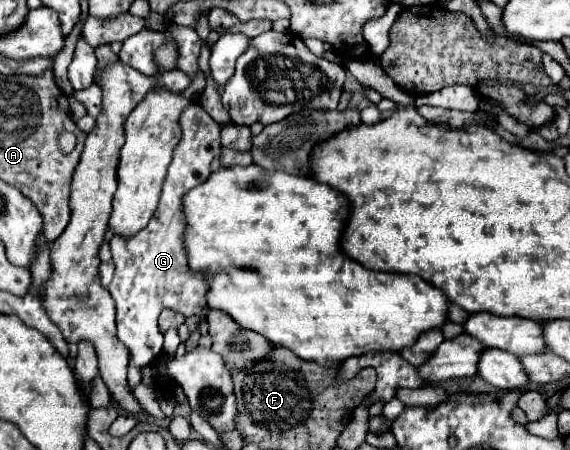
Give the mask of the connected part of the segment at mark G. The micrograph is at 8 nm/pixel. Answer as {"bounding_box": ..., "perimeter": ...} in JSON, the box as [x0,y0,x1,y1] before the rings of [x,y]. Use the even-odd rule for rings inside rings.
{"bounding_box":[109,104,221,390],"perimeter":[[[191,104],[183,110],[181,118],[181,140],[173,150],[173,160],[167,170],[163,184],[163,194],[153,214],[153,220],[129,240],[113,236],[109,242],[115,276],[109,284],[109,292],[117,304],[117,338],[129,348],[127,384],[133,390],[141,382],[141,368],[153,362],[163,346],[163,334],[157,328],[157,316],[163,308],[181,312],[183,316],[201,316],[205,312],[205,280],[203,276],[193,276],[185,264],[185,250],[181,244],[183,236],[183,212],[181,196],[211,172],[211,160],[221,152],[221,126],[199,106]]]}

